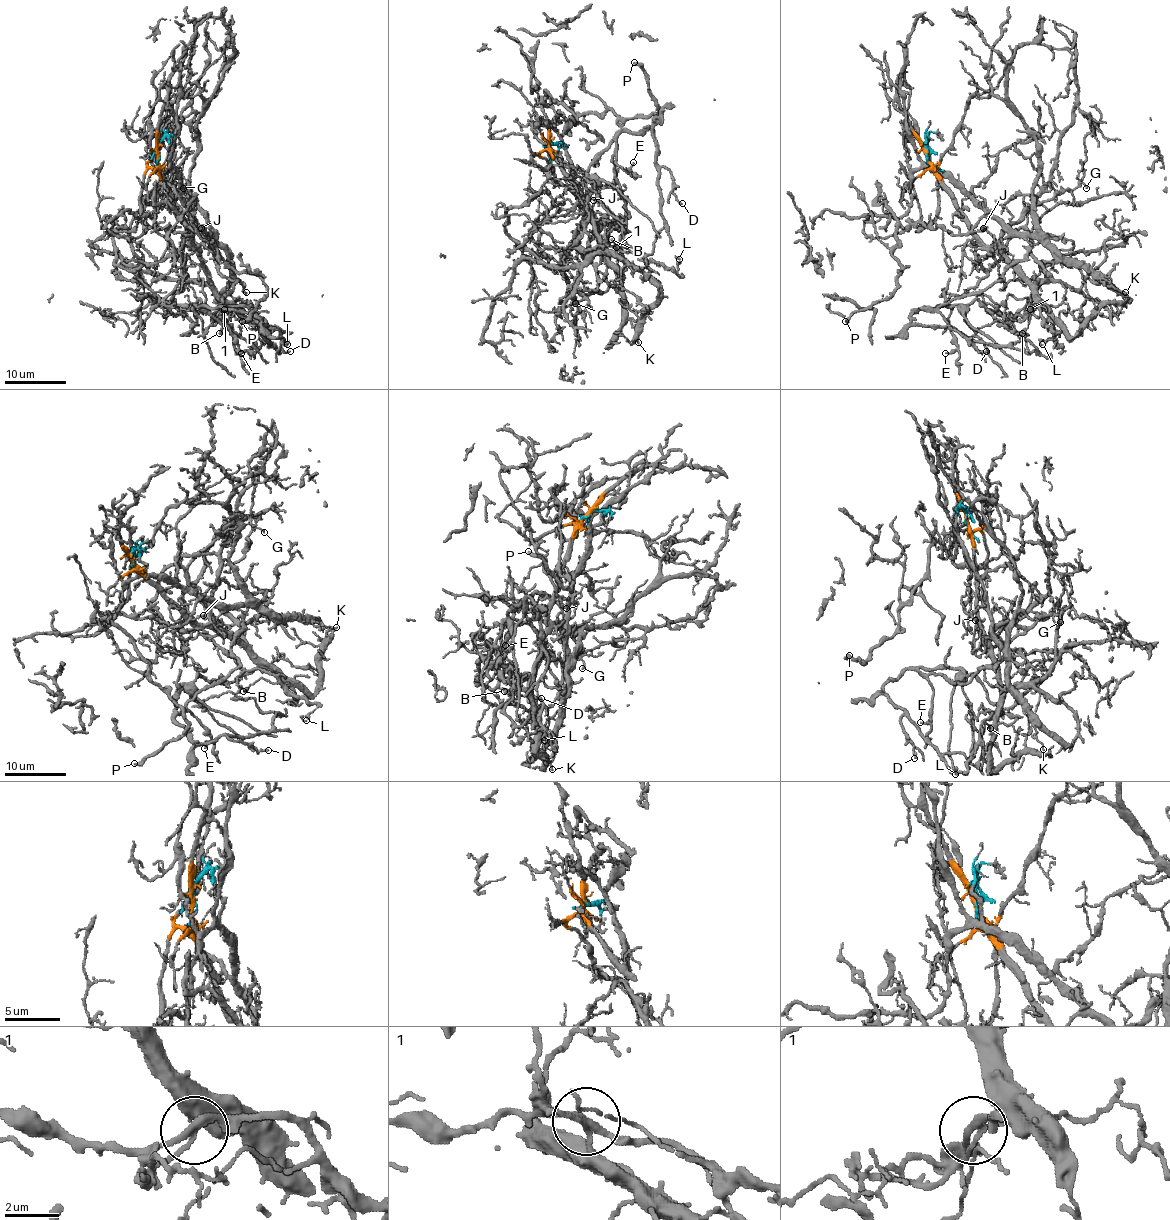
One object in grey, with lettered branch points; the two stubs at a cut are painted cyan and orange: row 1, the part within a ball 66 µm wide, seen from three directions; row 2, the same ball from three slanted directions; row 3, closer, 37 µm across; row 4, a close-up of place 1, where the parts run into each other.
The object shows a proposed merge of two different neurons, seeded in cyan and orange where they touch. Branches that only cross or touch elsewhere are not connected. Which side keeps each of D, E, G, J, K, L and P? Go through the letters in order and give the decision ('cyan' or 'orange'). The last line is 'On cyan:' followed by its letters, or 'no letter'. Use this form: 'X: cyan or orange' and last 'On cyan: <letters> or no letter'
D: cyan
E: cyan
G: cyan
J: cyan
K: cyan
L: cyan
P: cyan
On cyan: D, E, G, J, K, L, P

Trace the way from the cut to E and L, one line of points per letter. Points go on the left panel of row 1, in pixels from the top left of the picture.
E: (159, 155), (166, 137), (185, 206), (212, 244), (215, 267), (237, 282), (221, 306), (241, 352)
L: (159, 155), (166, 137), (185, 206), (237, 282), (224, 308), (197, 305), (204, 329), (246, 306), (287, 345)

